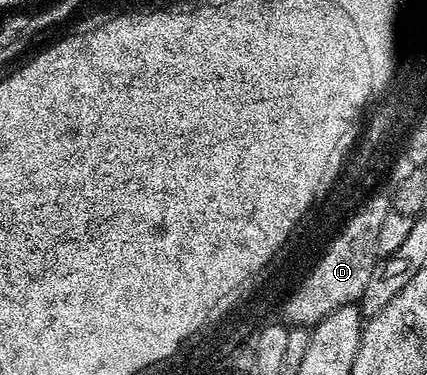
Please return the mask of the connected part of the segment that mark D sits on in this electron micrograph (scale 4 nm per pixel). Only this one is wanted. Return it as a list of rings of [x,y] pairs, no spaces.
[[[376,198],[371,205],[363,209],[348,226],[342,236],[334,242],[328,256],[322,260],[318,270],[312,274],[308,284],[300,292],[291,292],[285,299],[285,319],[290,320],[291,325],[311,327],[319,323],[326,315],[340,306],[355,303],[361,299],[369,283],[373,270],[381,259],[378,248],[379,229],[382,228],[382,220],[394,208],[393,200],[385,201],[384,198]]]

